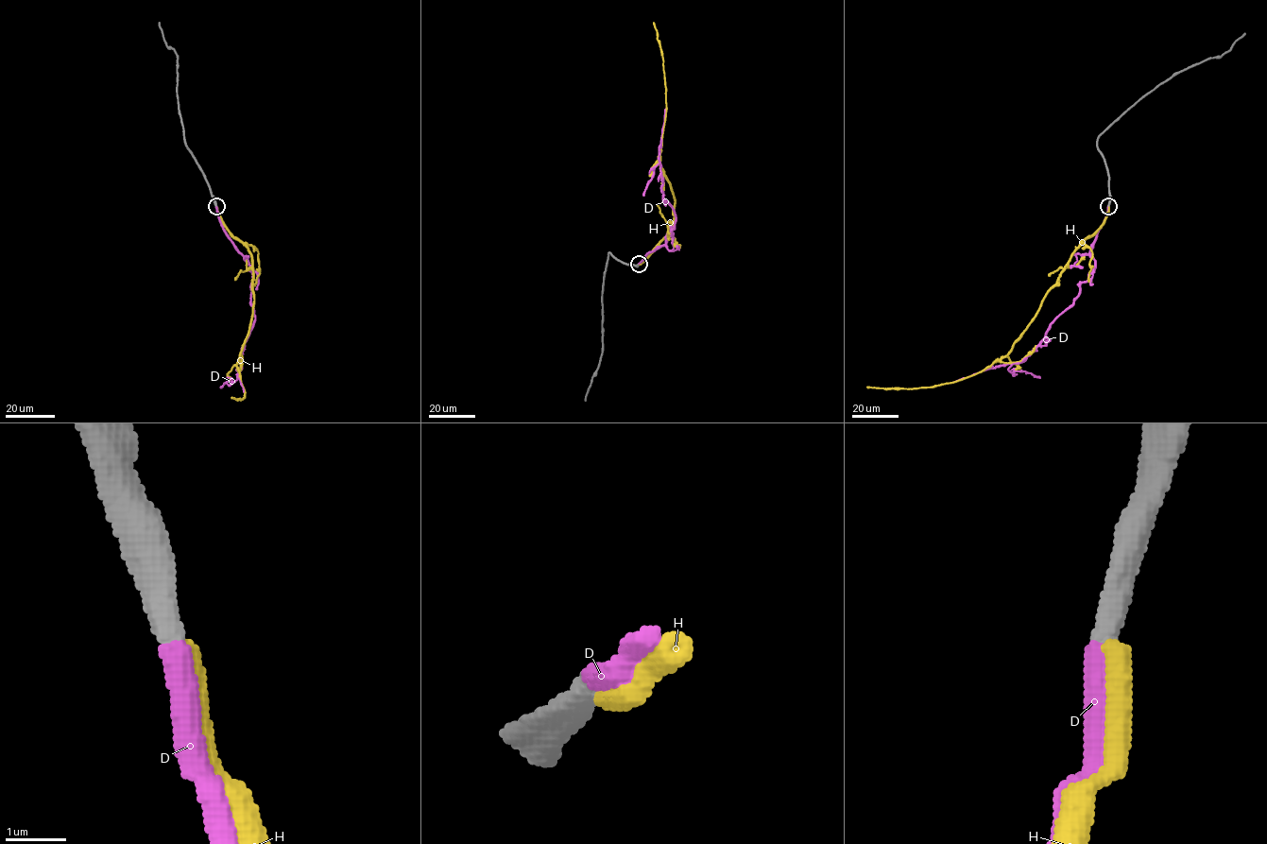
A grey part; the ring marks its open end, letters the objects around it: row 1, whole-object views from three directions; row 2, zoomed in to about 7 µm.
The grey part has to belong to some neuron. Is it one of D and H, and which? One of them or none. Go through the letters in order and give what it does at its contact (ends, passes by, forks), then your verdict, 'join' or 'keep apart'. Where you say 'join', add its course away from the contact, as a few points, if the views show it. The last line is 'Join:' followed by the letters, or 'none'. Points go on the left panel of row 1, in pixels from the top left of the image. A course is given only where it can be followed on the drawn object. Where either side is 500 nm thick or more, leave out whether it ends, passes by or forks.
D: it ends | join | via (215, 206), (221, 226), (252, 274), (250, 304), (255, 321), (242, 349), (237, 374), (244, 392)
H: it ends | keep apart
Join: D

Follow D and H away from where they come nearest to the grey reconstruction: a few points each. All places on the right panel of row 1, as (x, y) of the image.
D: (1107, 206), (1090, 251), (1093, 270), (1045, 338), (1018, 362), (953, 382)
H: (1108, 206), (1101, 226), (1072, 254), (1006, 354), (970, 376), (932, 387), (866, 387)

